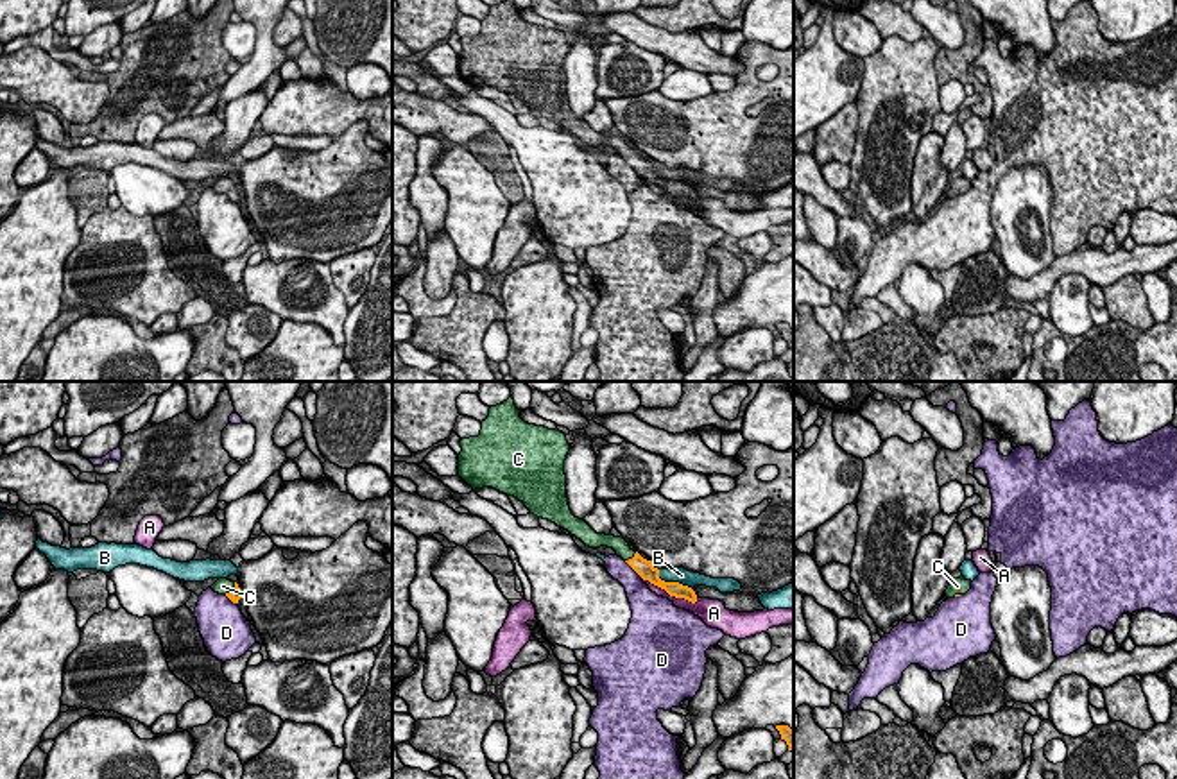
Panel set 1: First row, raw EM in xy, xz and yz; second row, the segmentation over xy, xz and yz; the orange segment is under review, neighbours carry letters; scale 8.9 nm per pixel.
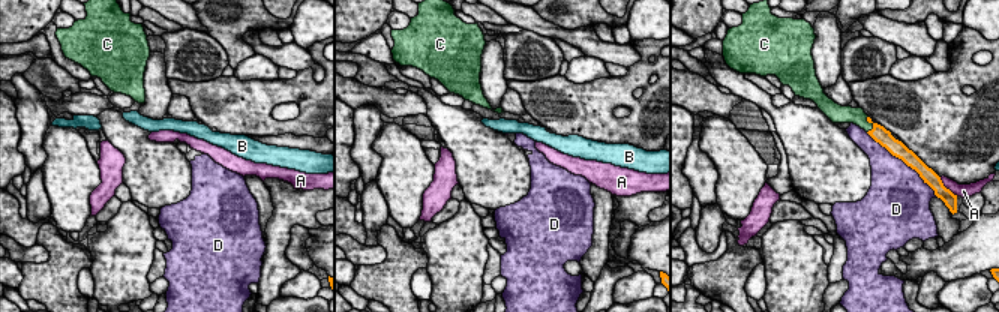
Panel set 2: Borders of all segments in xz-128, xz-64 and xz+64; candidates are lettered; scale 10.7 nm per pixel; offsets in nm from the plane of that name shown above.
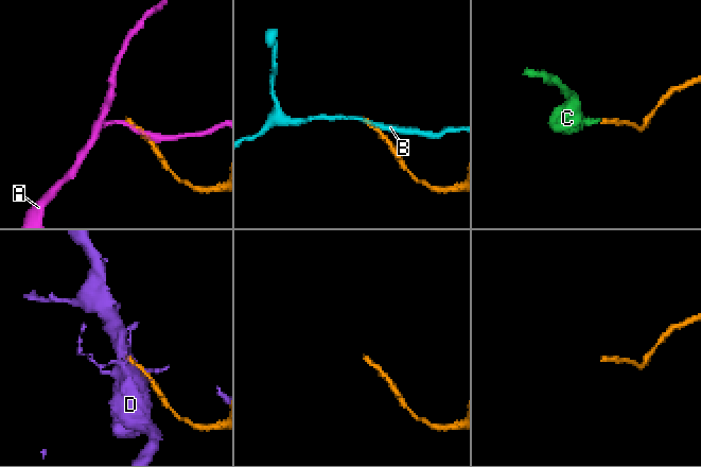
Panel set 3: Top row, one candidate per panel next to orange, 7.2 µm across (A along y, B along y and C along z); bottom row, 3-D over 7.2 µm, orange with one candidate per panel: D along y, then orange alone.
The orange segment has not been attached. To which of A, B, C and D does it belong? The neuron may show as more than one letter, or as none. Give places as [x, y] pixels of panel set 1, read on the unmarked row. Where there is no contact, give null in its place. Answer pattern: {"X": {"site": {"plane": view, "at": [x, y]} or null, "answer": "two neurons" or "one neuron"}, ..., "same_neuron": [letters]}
{"A": {"site": {"plane": "xz", "at": [670, 194]}, "answer": "two neurons"}, "B": {"site": {"plane": "xz", "at": [672, 181]}, "answer": "two neurons"}, "C": {"site": {"plane": "xz", "at": [633, 156]}, "answer": "one neuron"}, "D": {"site": {"plane": "xz", "at": [633, 167]}, "answer": "two neurons"}, "same_neuron": ["C"]}

